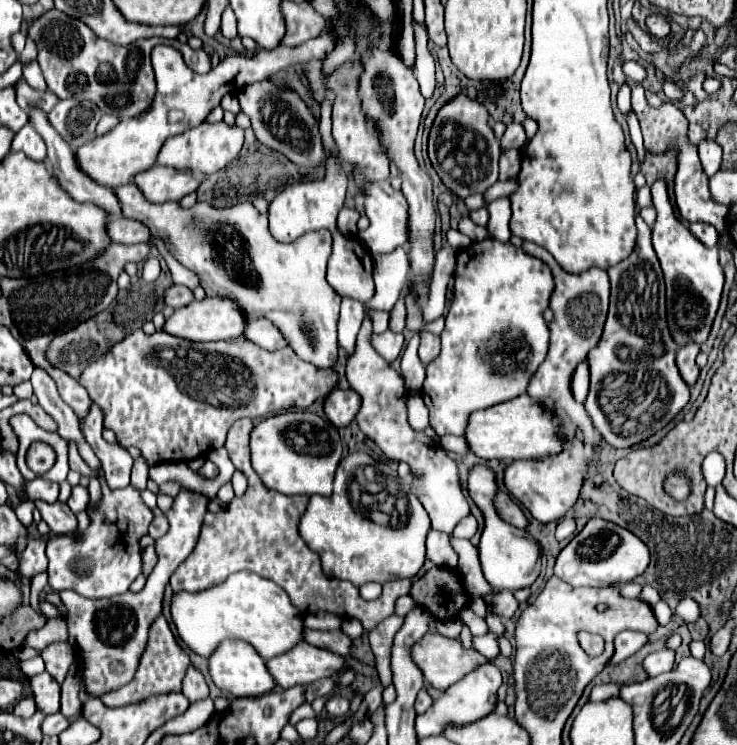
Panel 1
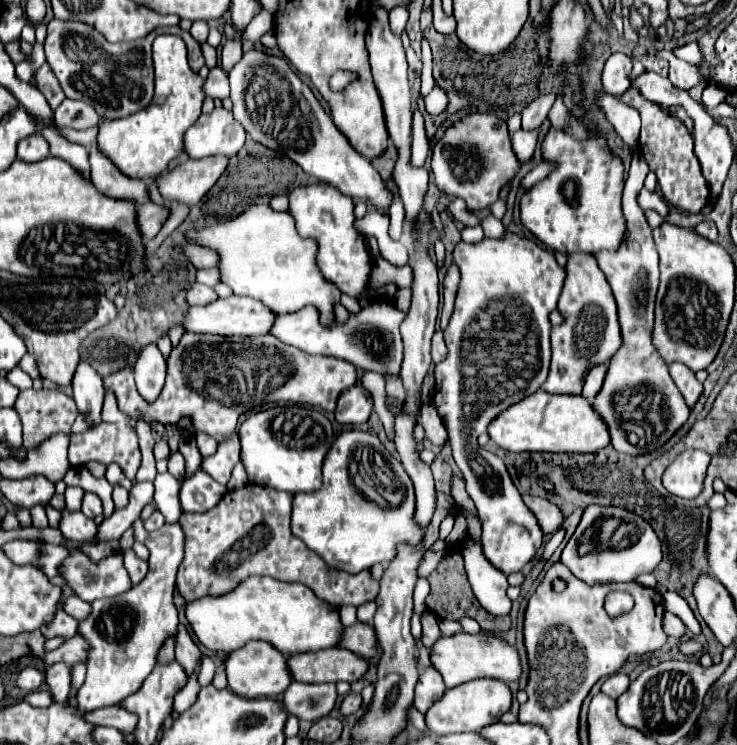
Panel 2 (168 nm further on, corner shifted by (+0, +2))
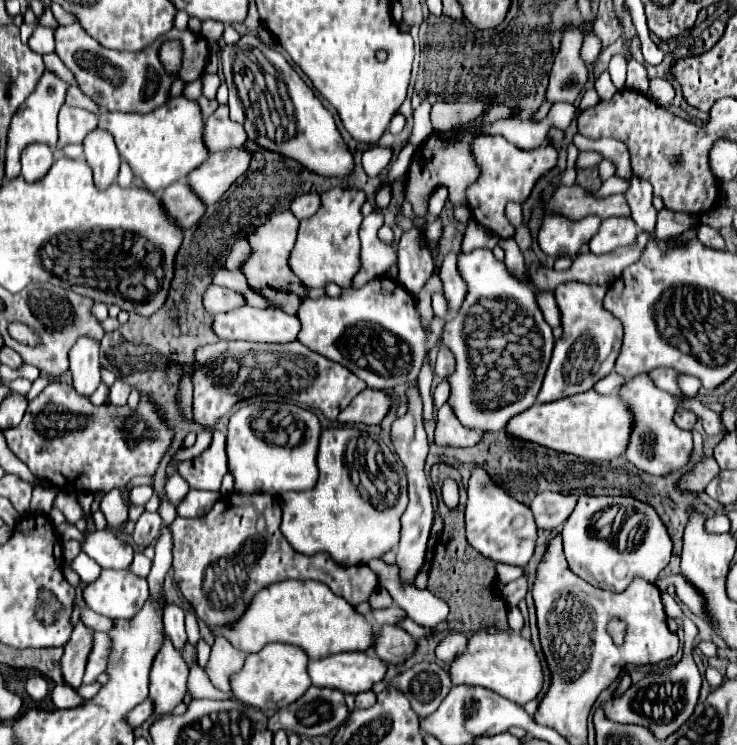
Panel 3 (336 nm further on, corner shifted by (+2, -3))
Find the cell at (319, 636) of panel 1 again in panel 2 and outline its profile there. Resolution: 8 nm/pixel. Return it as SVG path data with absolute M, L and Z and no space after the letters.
M355 623L355 625L347 627L343 631L341 645L367 659L371 659L379 651L379 641L377 641L375 629L369 623Z

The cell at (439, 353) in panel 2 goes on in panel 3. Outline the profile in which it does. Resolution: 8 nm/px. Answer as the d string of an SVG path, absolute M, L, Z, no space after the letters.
M441 346L439 354L437 354L437 360L435 360L435 374L445 378L453 370L455 370L455 358L453 358L453 354L445 346Z

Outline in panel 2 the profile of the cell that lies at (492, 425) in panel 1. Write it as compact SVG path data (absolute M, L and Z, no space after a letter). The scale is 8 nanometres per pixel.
M537 391L521 403L503 411L491 425L489 437L507 451L553 451L553 453L593 453L611 443L605 419L583 395L551 395Z

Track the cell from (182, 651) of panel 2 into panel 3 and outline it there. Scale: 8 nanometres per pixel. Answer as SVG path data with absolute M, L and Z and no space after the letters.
M167 604L163 610L163 624L165 624L165 634L171 638L175 648L183 652L187 644L187 632L185 632L185 622L183 622L183 610L179 606Z

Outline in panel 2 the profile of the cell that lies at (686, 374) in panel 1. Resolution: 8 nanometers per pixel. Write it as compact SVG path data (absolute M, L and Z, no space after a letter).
M671 363L669 365L669 373L671 373L675 385L679 387L687 407L693 409L697 399L699 399L699 395L701 395L701 391L703 391L703 385L697 381L695 373L691 373L683 363Z

